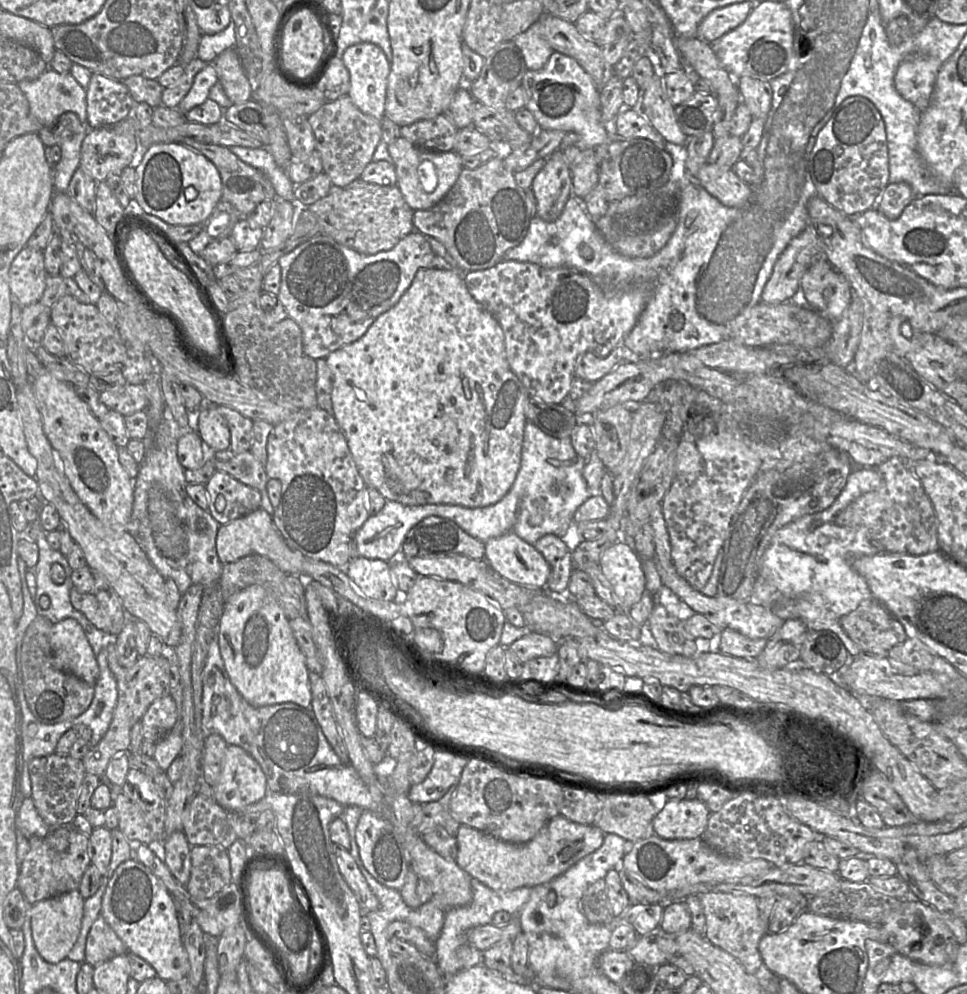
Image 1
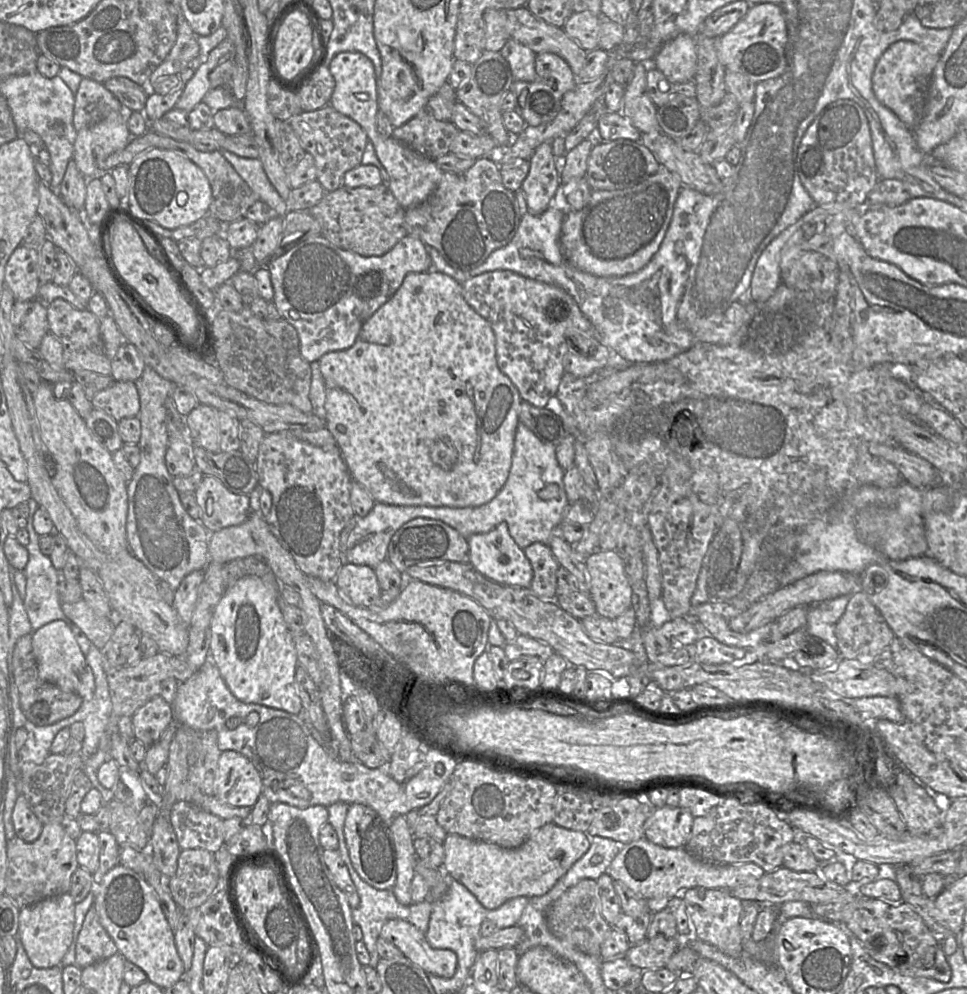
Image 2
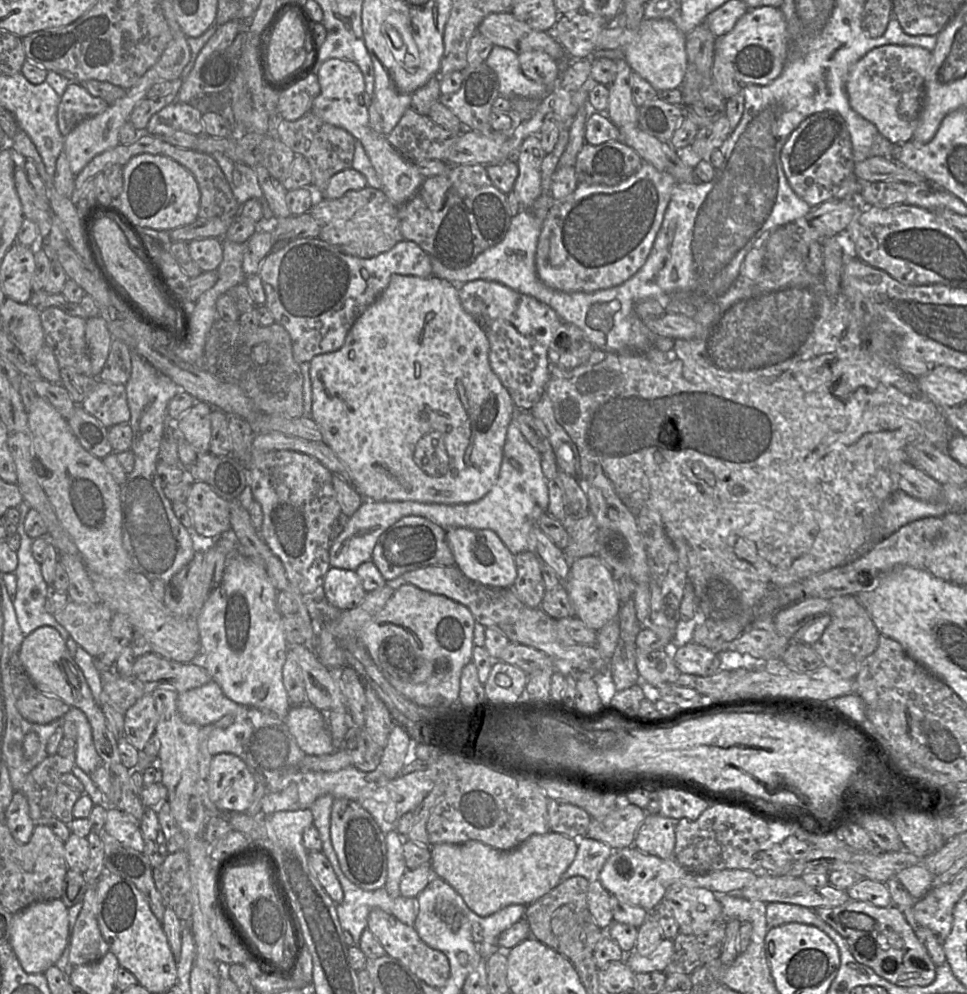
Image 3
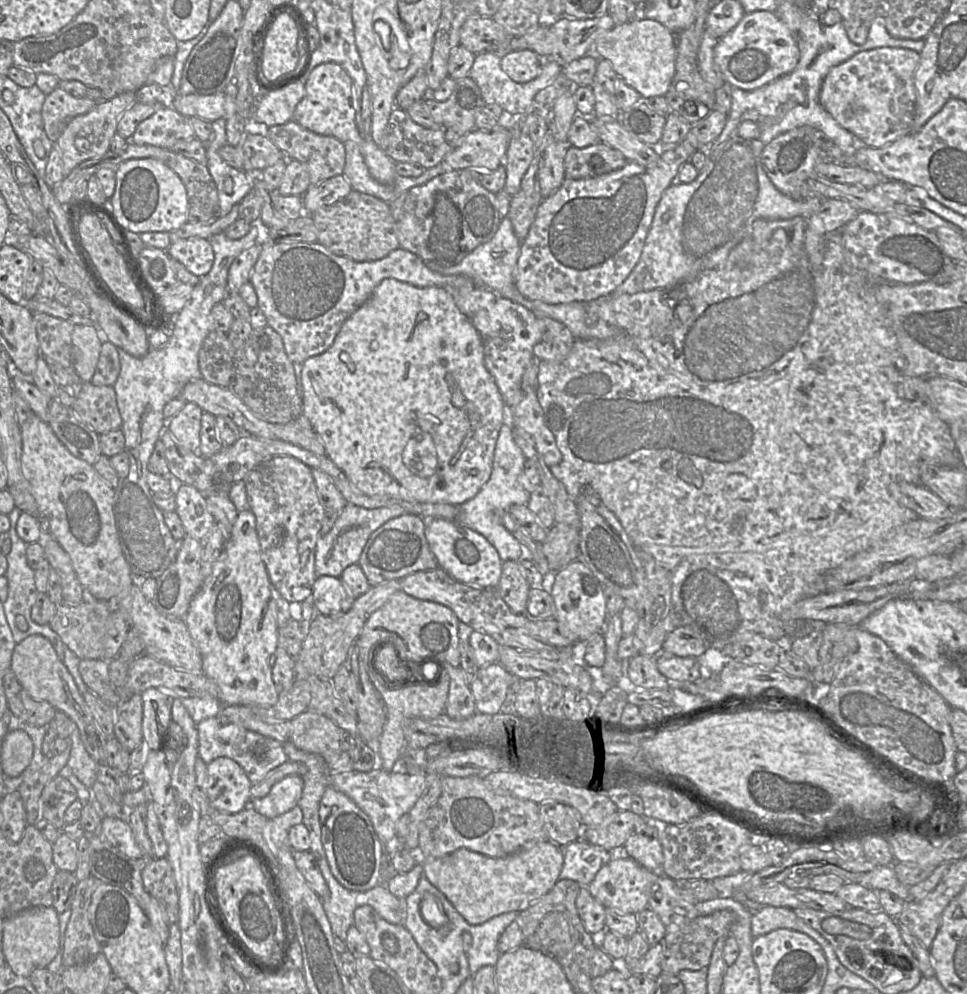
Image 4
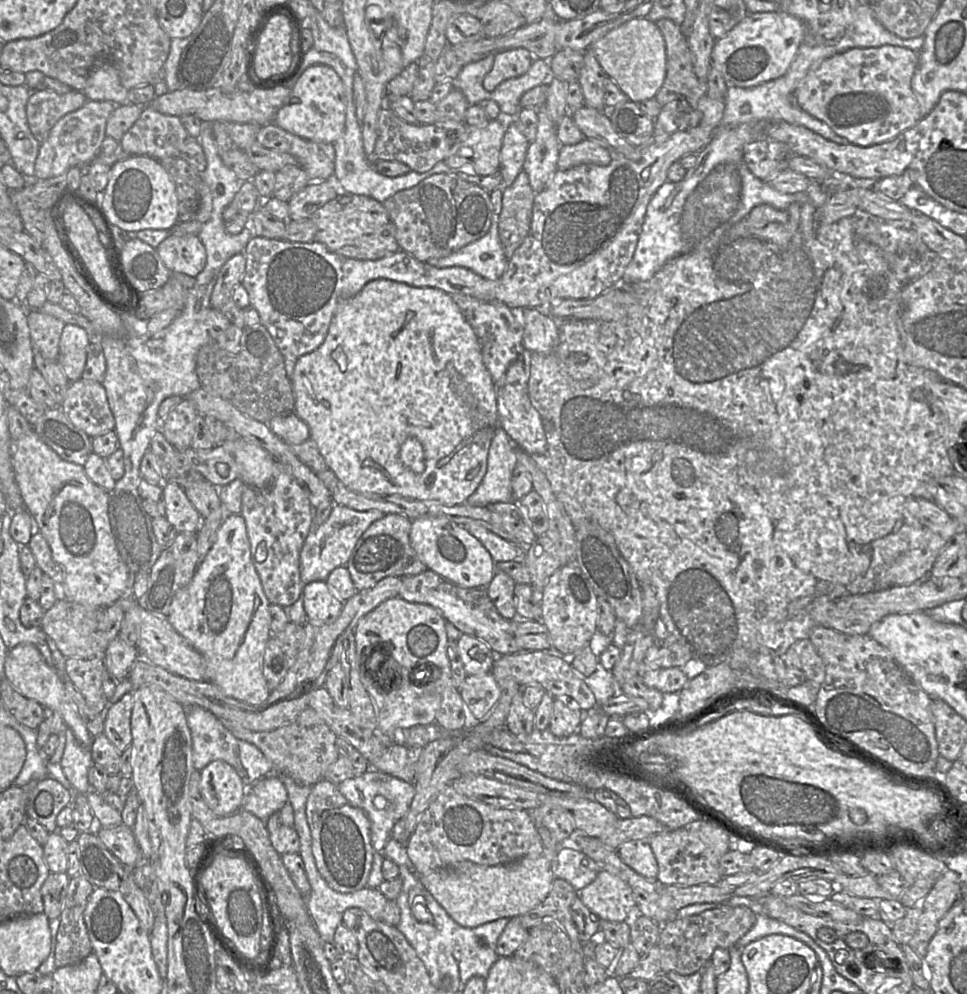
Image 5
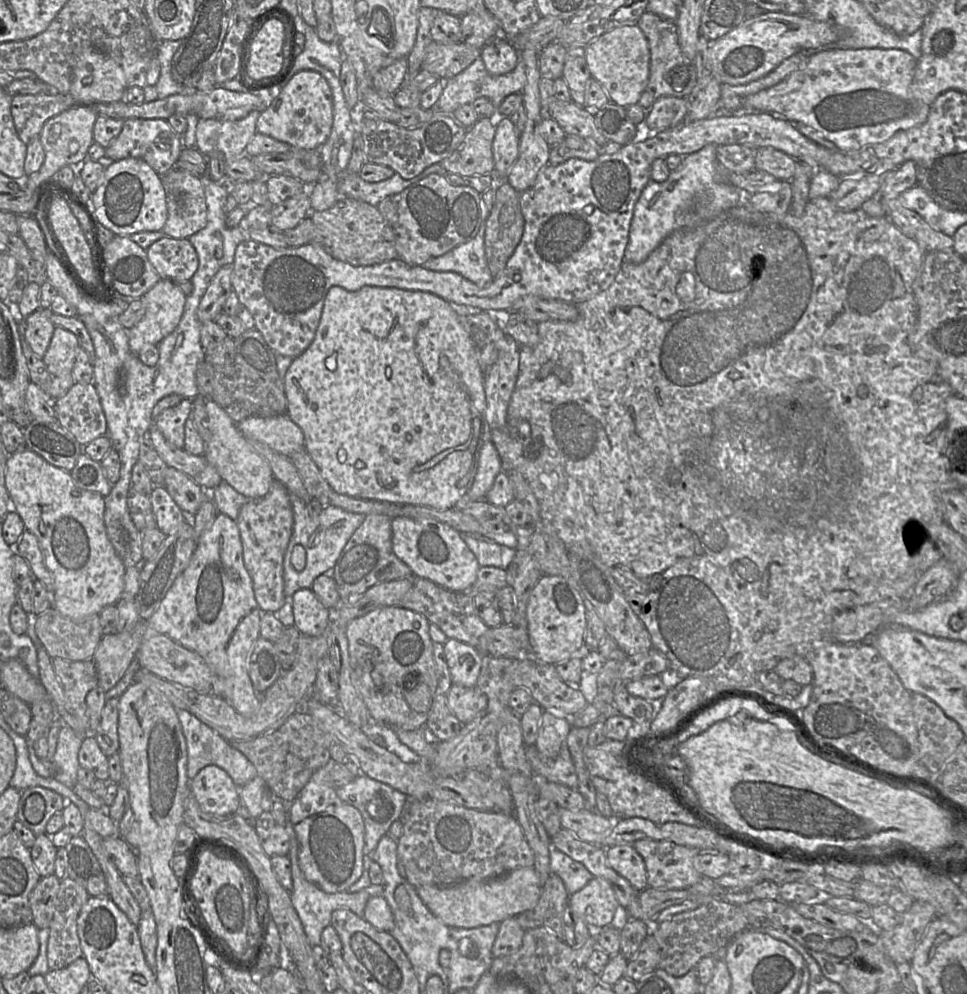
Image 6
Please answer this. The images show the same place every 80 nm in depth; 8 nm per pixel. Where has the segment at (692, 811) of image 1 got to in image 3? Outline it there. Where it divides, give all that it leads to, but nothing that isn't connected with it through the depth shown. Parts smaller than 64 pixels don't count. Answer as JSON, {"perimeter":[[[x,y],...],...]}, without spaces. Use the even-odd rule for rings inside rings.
{"perimeter":[[[648,814],[636,834],[634,846],[662,859],[673,857],[677,822],[660,814]]]}

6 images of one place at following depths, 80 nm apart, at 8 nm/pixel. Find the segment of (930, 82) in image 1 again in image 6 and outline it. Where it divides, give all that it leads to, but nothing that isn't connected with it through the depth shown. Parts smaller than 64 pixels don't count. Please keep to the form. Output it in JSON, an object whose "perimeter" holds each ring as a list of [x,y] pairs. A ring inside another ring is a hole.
{"perimeter":[[[822,49],[812,54],[804,67],[773,87],[743,99],[721,98],[710,116],[769,113],[791,123],[801,123],[818,131],[840,151],[857,151],[884,143],[901,131],[924,123],[930,106],[915,97],[912,81],[918,60],[899,49]]]}

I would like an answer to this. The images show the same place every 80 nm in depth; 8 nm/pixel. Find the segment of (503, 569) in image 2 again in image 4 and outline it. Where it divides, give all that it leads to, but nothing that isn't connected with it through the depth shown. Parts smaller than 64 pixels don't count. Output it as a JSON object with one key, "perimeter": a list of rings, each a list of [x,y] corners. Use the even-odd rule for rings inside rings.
{"perimeter":[[[425,519],[425,537],[429,547],[435,555],[438,568],[445,570],[455,580],[476,587],[482,588],[495,588],[500,580],[502,573],[502,564],[497,550],[495,547],[481,534],[457,524],[455,521],[445,519]]]}

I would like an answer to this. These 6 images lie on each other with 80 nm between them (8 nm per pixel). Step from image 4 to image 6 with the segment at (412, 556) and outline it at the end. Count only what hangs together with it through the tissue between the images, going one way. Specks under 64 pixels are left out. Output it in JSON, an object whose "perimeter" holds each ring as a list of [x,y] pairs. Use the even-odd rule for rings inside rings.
{"perimeter":[[[366,515],[343,548],[330,573],[327,573],[336,582],[341,602],[349,602],[376,584],[413,576],[411,569],[392,550],[391,522],[392,518],[386,515]]]}

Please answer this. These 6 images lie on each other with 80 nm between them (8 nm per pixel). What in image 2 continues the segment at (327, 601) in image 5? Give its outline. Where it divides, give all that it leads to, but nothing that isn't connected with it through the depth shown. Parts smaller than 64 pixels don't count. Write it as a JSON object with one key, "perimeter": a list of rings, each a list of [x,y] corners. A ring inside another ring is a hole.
{"perimeter":[[[345,563],[333,581],[348,603],[358,607],[379,604],[382,590],[373,567]]]}

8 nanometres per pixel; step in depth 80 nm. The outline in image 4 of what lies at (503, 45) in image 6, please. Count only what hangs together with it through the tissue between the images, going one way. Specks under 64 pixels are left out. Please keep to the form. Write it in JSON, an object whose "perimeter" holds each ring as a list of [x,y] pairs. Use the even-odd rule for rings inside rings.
{"perimeter":[[[531,49],[507,51],[501,54],[502,70],[516,82],[529,82],[541,71],[543,59]]]}

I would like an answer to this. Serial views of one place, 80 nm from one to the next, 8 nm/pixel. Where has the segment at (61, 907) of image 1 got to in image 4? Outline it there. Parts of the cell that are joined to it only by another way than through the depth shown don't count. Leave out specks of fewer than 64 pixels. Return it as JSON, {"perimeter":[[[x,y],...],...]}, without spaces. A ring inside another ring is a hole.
{"perimeter":[[[33,907],[4,919],[1,950],[12,971],[22,977],[46,968],[60,949],[59,913],[52,907]]]}

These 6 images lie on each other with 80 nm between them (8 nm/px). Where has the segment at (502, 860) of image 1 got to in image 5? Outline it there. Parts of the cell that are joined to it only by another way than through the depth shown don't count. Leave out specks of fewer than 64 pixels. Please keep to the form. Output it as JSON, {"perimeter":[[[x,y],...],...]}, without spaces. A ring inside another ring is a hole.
{"perimeter":[[[543,855],[493,866],[465,861],[419,877],[424,888],[449,916],[465,928],[475,928],[500,918],[513,918],[529,912],[546,898],[556,878],[552,863]]]}

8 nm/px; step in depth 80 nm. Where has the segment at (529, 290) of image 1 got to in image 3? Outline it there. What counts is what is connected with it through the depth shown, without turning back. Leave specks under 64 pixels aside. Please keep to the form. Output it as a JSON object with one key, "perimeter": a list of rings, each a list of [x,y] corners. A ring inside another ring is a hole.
{"perimeter":[[[474,280],[460,285],[459,299],[463,308],[486,333],[489,341],[491,369],[510,394],[515,408],[530,410],[545,394],[552,368],[552,363],[548,358],[548,349],[560,325],[566,322],[550,306],[494,281]]]}

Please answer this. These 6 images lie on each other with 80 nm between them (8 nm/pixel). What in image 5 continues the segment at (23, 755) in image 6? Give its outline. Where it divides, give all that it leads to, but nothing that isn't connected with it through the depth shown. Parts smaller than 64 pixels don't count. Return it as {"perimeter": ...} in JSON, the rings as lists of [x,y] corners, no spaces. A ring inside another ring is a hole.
{"perimeter":[[[12,727],[22,737],[26,746],[26,759],[24,765],[13,783],[24,787],[31,781],[40,780],[48,776],[46,759],[37,746],[37,730],[25,727]]]}

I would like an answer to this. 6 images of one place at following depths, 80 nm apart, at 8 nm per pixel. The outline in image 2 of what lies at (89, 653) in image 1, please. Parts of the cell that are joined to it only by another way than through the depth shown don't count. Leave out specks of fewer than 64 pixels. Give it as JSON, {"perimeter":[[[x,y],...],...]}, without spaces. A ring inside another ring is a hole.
{"perimeter":[[[53,621],[36,630],[32,634],[32,646],[41,679],[55,684],[65,692],[75,693],[83,700],[91,699],[95,690],[94,674],[67,622]]]}

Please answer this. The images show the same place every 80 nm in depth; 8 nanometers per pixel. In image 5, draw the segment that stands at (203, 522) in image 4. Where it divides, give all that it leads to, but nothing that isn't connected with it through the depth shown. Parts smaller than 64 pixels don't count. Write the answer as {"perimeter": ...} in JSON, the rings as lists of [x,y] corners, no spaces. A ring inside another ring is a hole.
{"perimeter":[[[177,483],[163,485],[162,501],[165,505],[165,518],[178,532],[197,532],[203,518],[181,485]]]}

